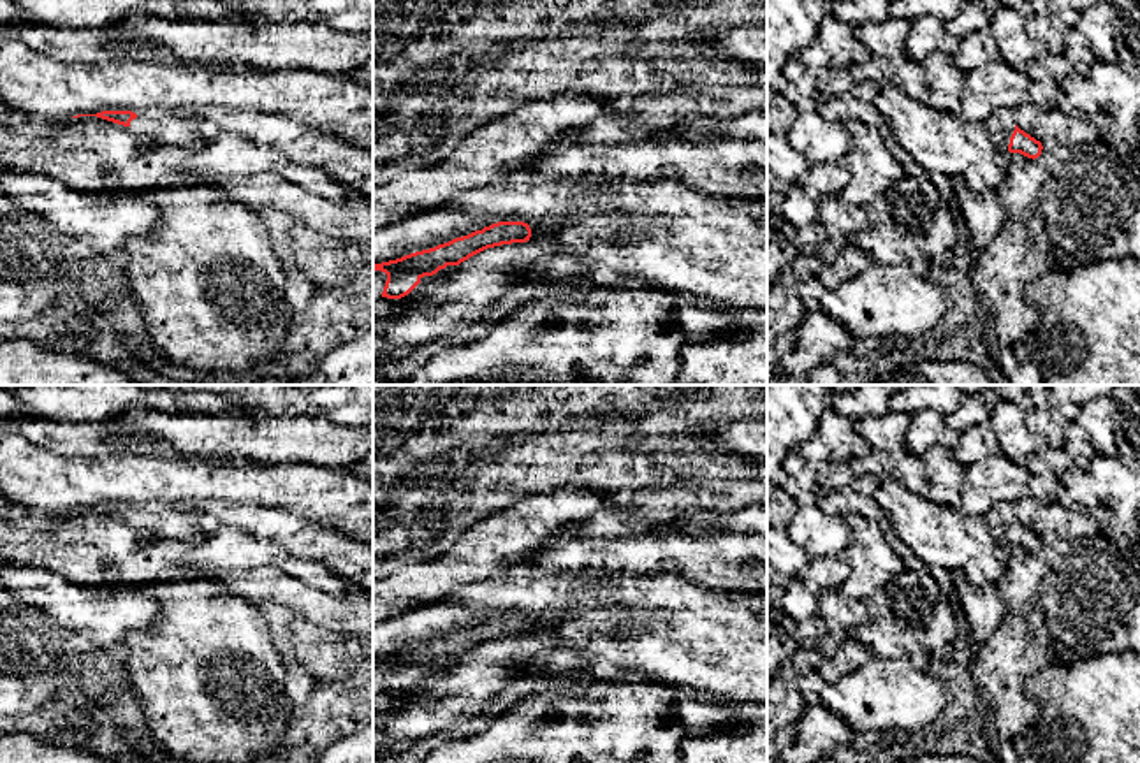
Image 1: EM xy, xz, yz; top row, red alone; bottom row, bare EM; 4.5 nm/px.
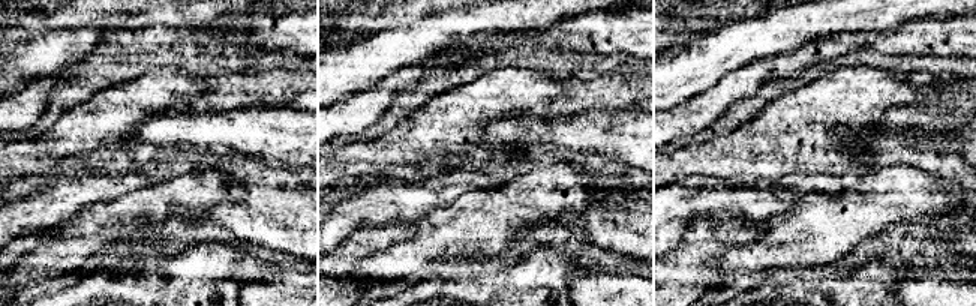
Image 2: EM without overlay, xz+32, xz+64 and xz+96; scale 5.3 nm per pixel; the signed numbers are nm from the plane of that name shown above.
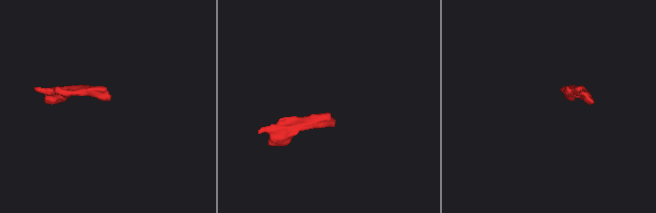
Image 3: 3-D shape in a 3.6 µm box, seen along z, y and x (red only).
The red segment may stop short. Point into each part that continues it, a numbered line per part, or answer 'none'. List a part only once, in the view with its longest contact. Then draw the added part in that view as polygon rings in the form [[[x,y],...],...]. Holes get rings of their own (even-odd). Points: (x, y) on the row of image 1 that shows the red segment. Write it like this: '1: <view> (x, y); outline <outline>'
1: yz (1001, 123); outline [[[1001,107],[987,118],[987,127],[992,137],[1008,149],[1010,137],[1015,130],[1013,109]]]

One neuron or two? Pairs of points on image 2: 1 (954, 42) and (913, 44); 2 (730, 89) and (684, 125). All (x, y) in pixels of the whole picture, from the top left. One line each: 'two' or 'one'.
1: one
2: one

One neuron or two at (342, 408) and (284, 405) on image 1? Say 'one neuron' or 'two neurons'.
one neuron

